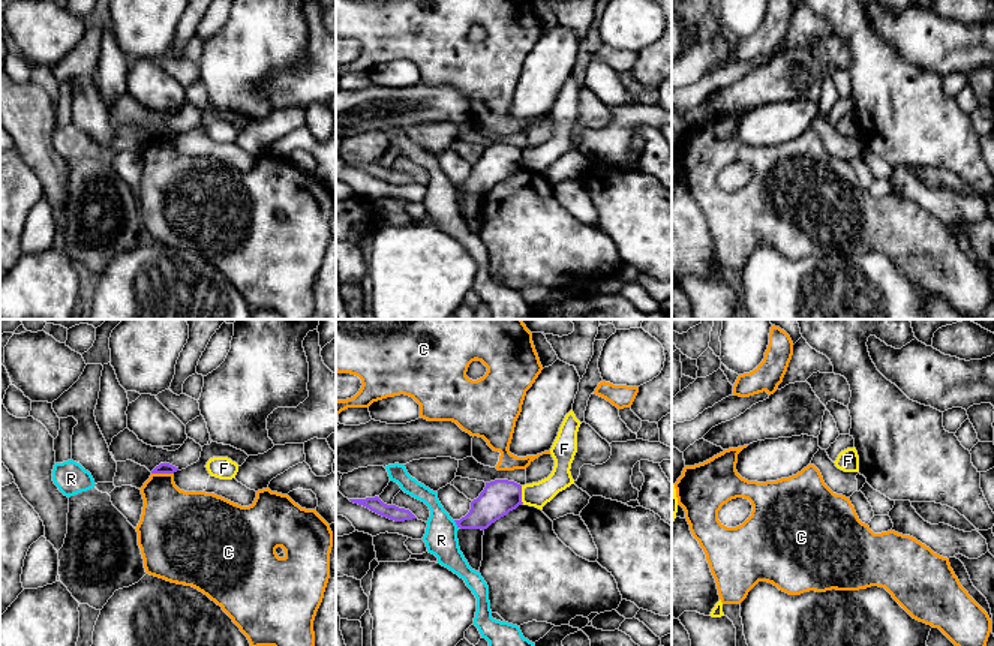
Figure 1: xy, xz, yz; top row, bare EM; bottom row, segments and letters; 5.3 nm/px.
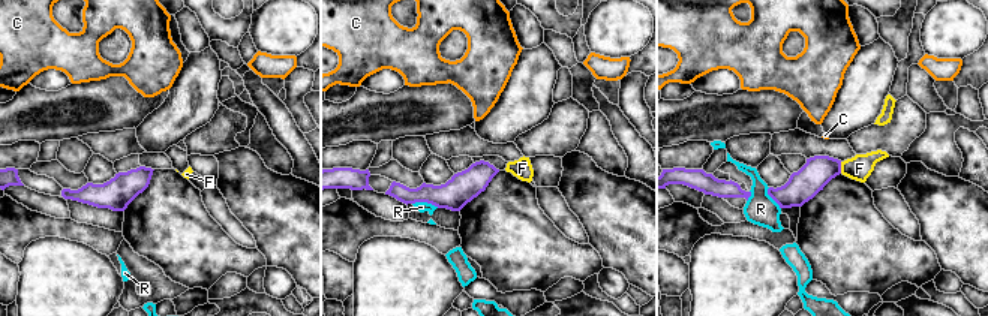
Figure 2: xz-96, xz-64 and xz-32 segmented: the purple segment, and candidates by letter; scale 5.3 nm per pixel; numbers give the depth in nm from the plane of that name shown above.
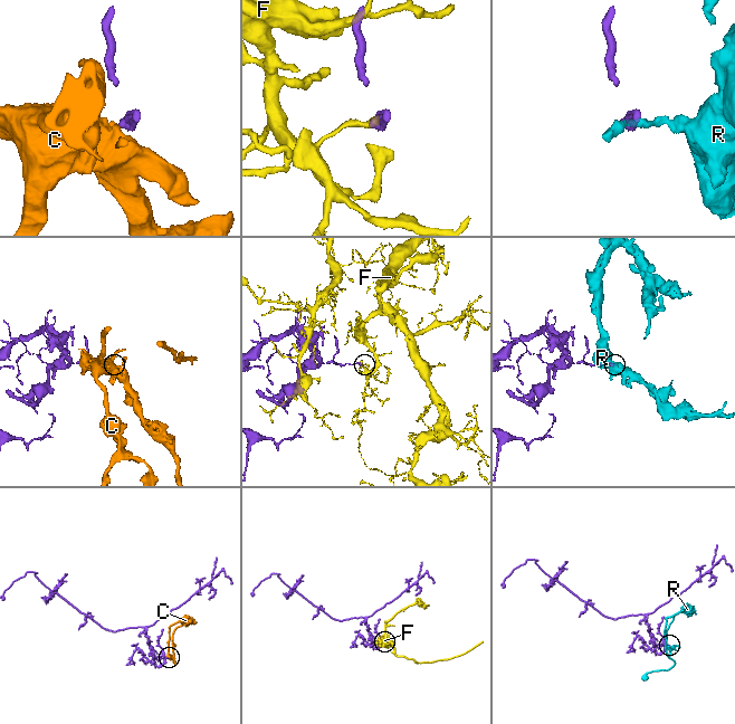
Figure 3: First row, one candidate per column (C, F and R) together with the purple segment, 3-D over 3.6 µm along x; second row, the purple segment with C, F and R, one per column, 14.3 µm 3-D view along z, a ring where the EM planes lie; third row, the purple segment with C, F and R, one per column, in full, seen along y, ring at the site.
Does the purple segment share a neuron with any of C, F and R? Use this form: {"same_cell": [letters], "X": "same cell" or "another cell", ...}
{"same_cell": [], "C": "another cell", "F": "another cell", "R": "another cell"}

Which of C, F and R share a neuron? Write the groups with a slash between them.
C / F / R

